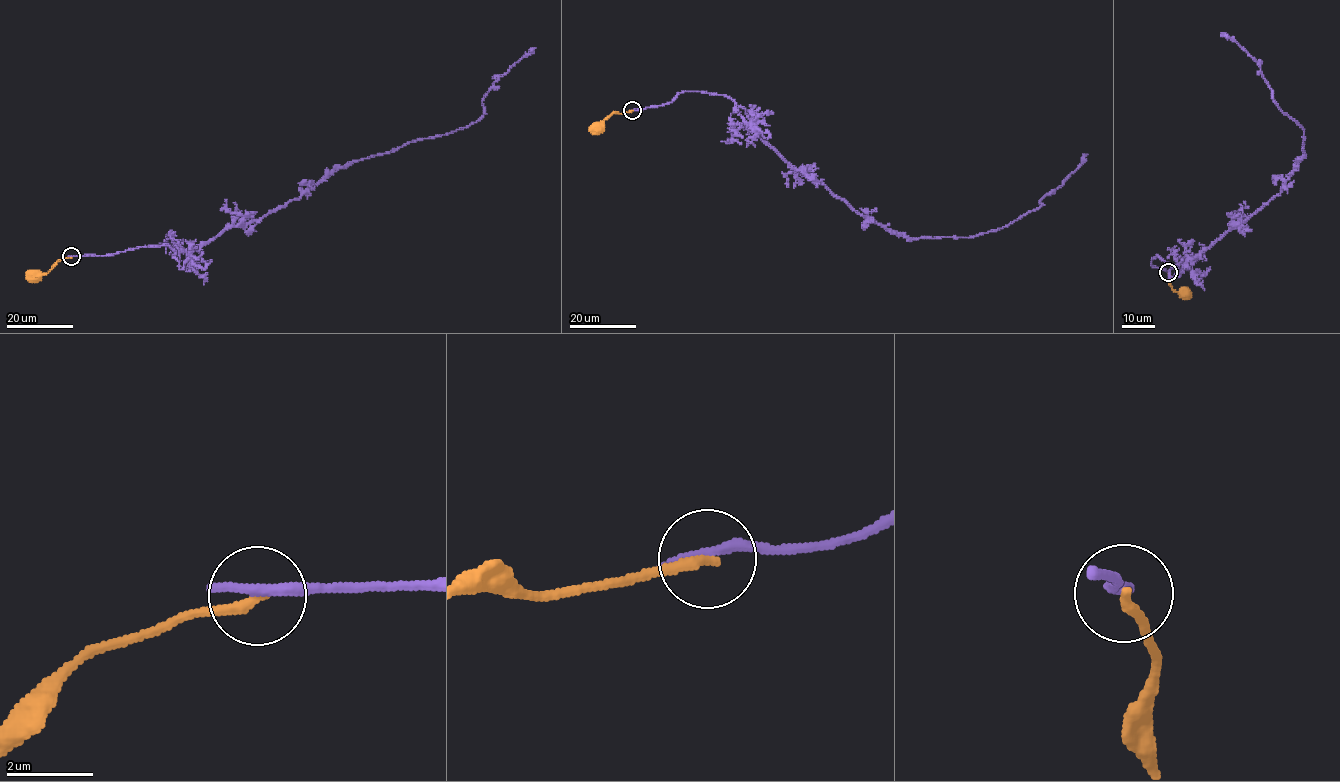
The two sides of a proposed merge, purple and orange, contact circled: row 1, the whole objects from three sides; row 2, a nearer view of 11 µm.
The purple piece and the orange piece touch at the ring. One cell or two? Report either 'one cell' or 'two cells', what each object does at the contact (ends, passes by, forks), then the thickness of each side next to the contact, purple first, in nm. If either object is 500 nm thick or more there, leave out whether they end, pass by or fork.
two cells | purple ends | orange ends | 320/260 nm

